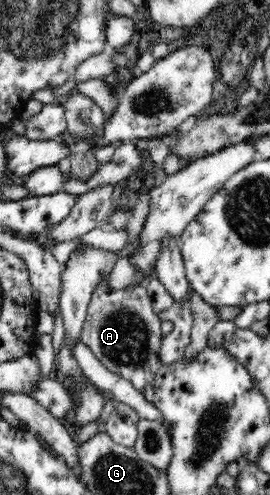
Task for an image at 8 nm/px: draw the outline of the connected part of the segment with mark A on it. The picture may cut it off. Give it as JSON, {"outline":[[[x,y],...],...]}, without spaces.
{"outline":[[[103,276],[93,293],[80,340],[89,346],[104,368],[127,378],[133,387],[143,391],[145,384],[153,382],[162,367],[159,361],[162,321],[156,317],[151,298],[143,285],[110,292],[105,286],[107,277]]]}

